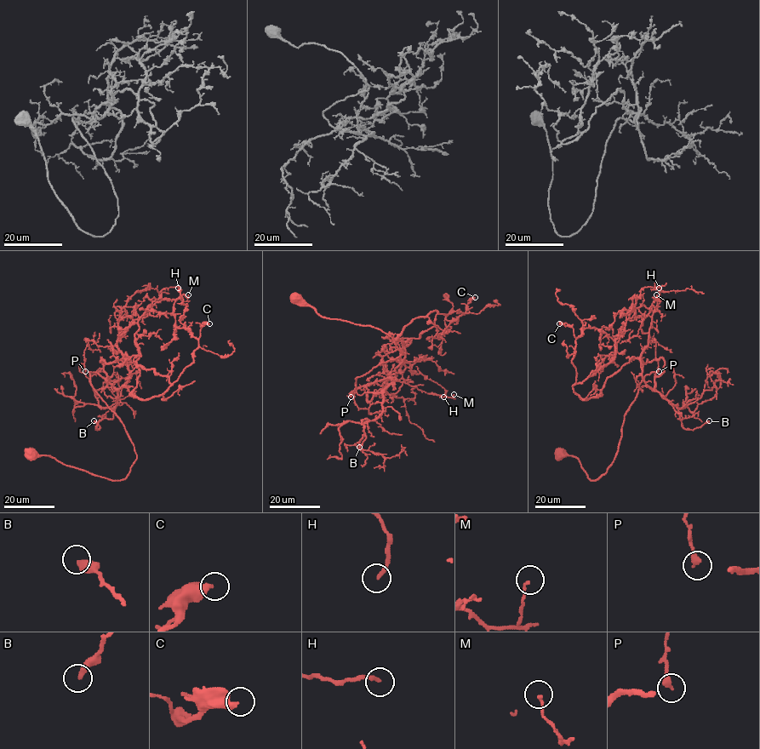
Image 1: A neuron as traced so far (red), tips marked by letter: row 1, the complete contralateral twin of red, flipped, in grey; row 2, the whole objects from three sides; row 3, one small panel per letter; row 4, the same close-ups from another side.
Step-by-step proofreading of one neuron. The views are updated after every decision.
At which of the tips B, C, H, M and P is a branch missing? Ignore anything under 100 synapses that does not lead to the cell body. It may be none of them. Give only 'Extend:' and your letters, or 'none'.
Extend: none

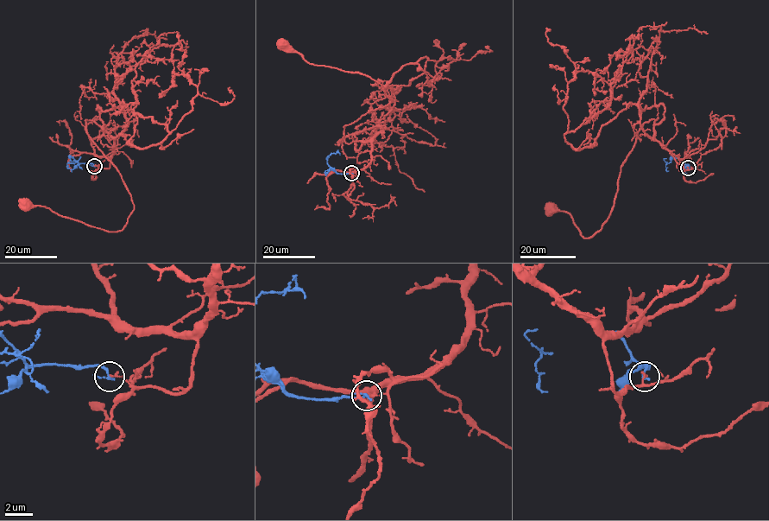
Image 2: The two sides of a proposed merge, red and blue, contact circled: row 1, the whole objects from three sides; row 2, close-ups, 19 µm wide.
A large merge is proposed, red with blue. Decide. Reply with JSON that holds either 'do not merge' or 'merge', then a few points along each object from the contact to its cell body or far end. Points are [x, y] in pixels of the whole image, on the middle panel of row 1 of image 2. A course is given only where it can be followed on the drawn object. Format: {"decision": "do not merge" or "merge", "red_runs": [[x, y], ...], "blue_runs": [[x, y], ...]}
{"decision": "do not merge", "red_runs": [[351, 173], [368, 165], [372, 144], [347, 143], [343, 127], [391, 101], [365, 75], [309, 64], [281, 45]], "blue_runs": [[351, 173], [337, 174], [327, 163], [326, 158], [332, 153], [340, 155]]}

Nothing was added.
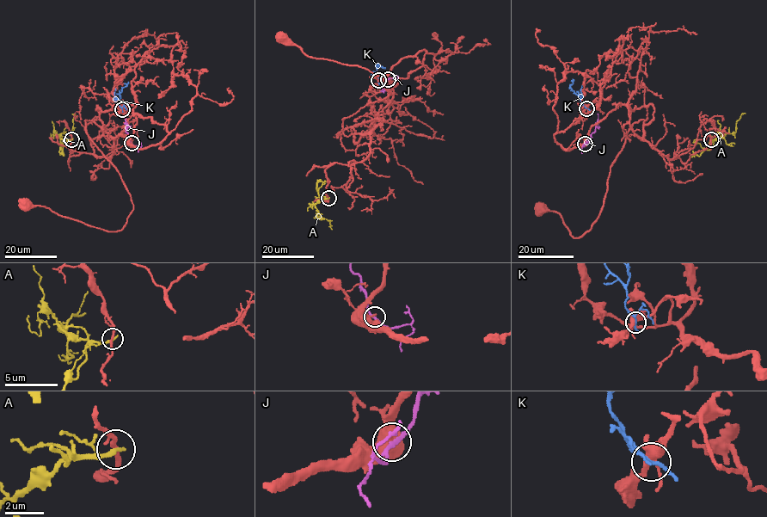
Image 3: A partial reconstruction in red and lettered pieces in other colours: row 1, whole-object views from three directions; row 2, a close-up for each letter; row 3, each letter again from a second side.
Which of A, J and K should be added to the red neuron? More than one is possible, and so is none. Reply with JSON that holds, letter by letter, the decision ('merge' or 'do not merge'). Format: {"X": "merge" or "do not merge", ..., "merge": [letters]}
{"A": "do not merge", "J": "do not merge", "K": "do not merge", "merge": []}

